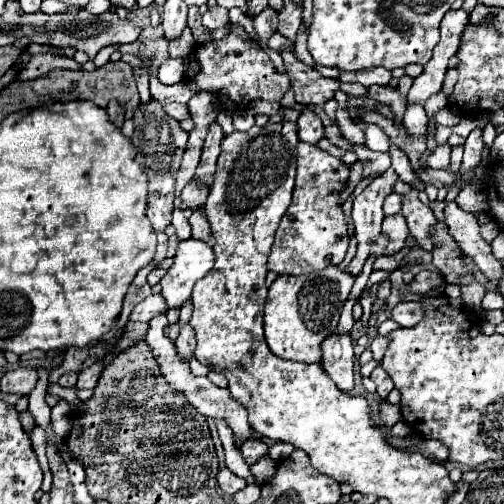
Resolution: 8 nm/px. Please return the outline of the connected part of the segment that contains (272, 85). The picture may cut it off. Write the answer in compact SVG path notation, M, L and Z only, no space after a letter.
M230 32L222 40L214 40L208 44L196 46L194 58L200 62L200 72L192 78L202 90L218 92L232 102L236 102L240 108L248 106L252 100L264 98L266 102L280 102L284 92L290 88L290 80L286 74L278 74L274 70L274 64L270 62L268 54L258 46L244 42L238 34Z

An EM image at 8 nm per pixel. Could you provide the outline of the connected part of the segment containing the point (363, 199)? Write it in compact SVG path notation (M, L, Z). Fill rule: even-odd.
M390 168L388 172L376 176L356 198L354 198L354 206L352 206L352 220L356 226L356 238L358 238L358 252L354 256L354 260L348 266L348 272L352 276L358 276L362 272L362 266L368 258L368 240L378 236L380 224L384 220L384 210L382 210L382 202L384 198L392 192L394 180L396 180L396 172Z

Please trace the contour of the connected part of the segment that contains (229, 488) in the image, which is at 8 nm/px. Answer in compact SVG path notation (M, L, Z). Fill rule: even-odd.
M222 468L222 470L218 472L218 486L220 486L220 490L222 490L224 494L234 494L234 492L242 490L246 484L248 484L248 482L246 482L244 478L232 474L228 468Z

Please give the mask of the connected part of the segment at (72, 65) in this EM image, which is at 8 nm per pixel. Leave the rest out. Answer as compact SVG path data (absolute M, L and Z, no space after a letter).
M34 54L24 70L18 72L16 80L34 80L54 68L68 68L68 70L81 69L80 64L76 64L74 58L64 58L64 56L52 56L52 54Z

